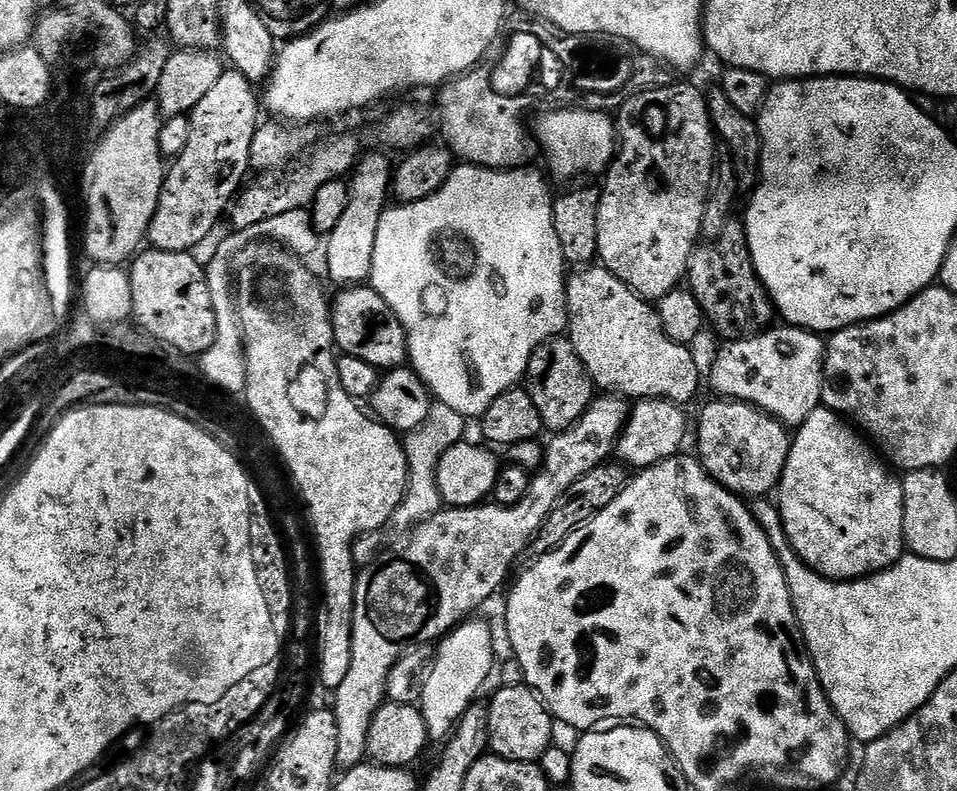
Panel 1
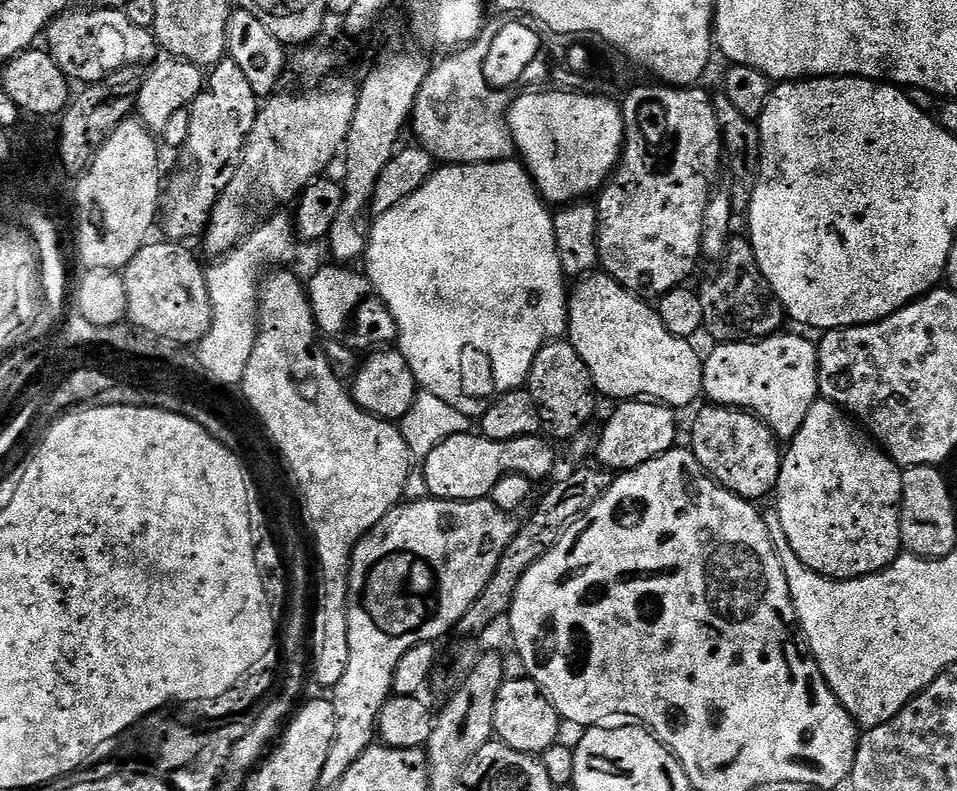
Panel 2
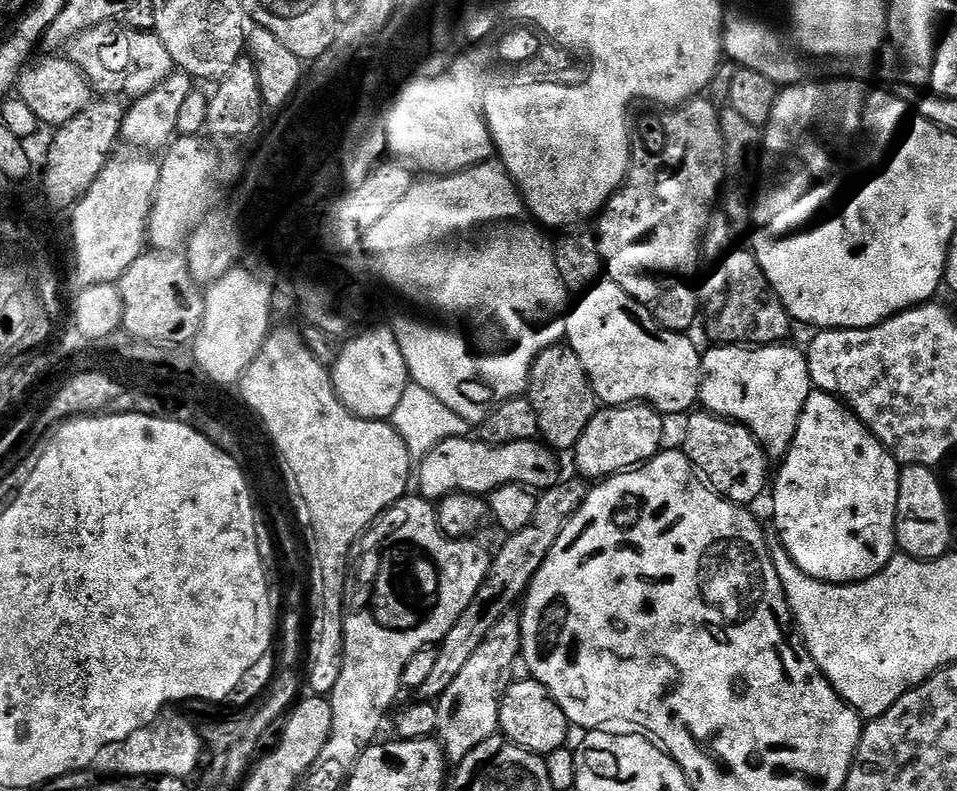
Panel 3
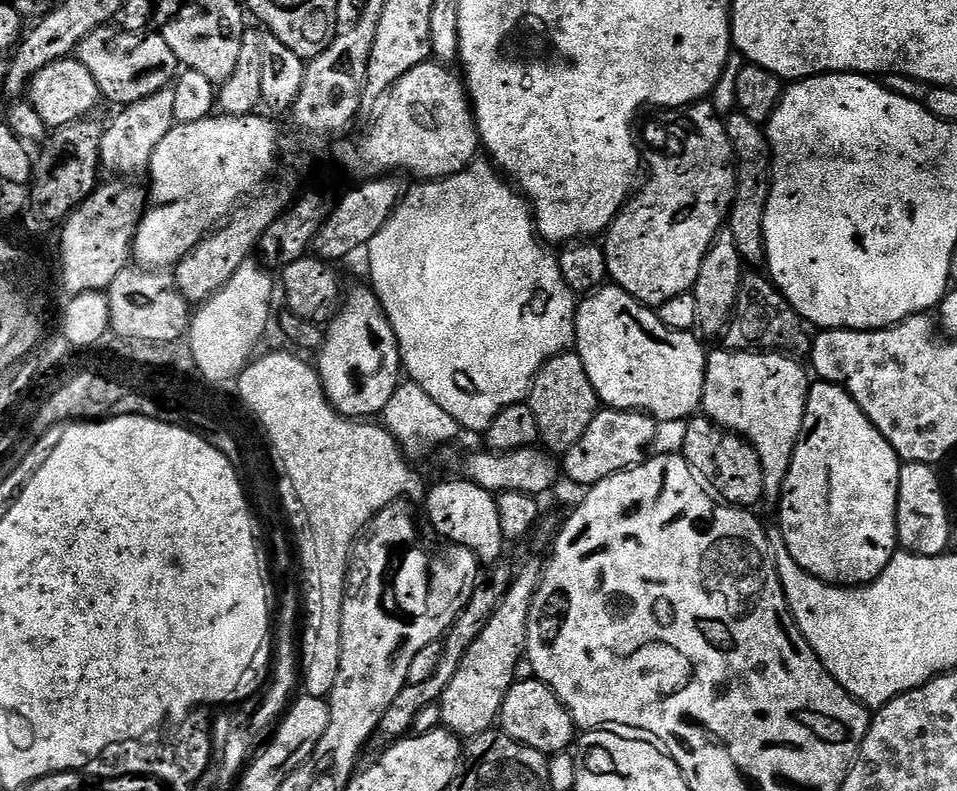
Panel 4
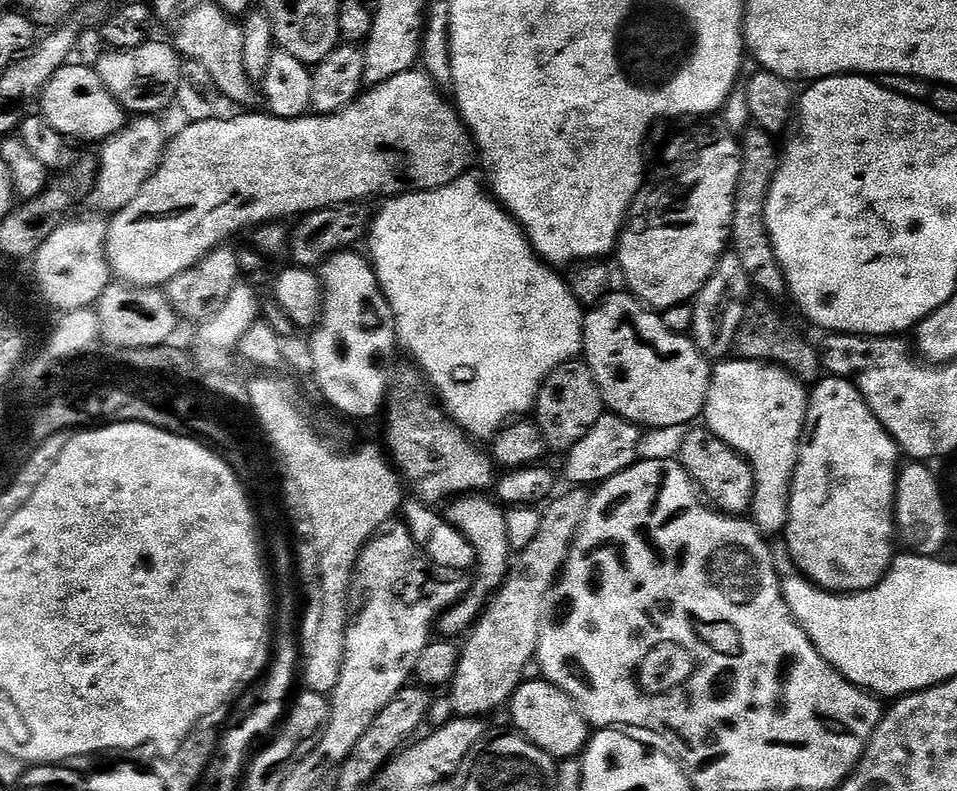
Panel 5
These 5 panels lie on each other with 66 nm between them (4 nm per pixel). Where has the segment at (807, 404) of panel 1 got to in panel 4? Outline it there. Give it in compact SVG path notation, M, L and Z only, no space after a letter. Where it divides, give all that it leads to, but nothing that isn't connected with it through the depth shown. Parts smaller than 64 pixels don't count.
M767 350L708 352L703 415L721 428L744 437L762 462L764 494L779 501L806 414L809 373L799 359Z

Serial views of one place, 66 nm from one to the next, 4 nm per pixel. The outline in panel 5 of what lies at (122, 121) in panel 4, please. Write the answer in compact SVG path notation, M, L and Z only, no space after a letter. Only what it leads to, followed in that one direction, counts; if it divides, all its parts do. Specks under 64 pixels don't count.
M155 115L141 116L127 121L126 127L121 132L115 132L109 140L103 141L98 149L99 171L96 174L94 183L91 185L88 200L92 203L91 211L96 214L117 214L123 211L126 206L130 206L130 202L134 202L134 198L138 198L138 194L142 190L142 186L146 186L146 182L156 173L156 168L164 159L164 150L166 147L166 135L164 136L164 128L159 124Z

